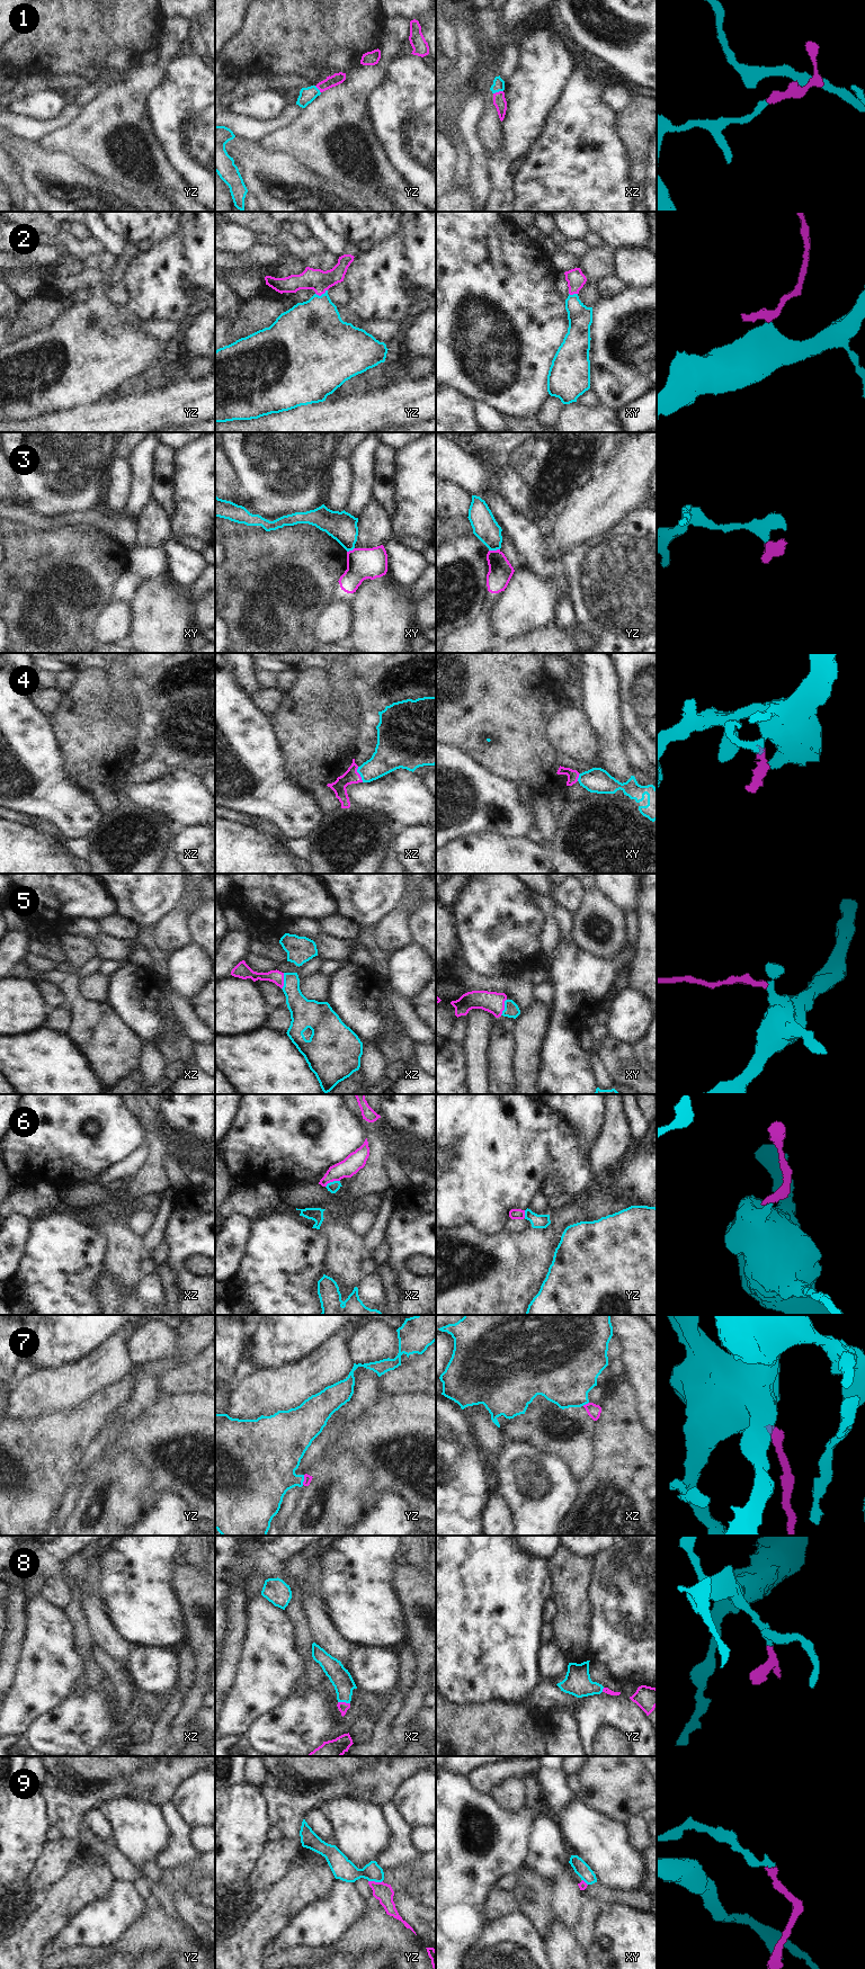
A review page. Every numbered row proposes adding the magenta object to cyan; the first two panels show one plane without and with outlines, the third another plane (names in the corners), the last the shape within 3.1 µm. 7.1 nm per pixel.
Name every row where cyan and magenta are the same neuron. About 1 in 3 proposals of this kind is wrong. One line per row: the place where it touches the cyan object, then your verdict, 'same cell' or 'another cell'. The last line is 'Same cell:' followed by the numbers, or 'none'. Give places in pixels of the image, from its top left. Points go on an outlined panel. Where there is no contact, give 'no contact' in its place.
1: contact xz (498, 91); same cell
2: contact yz (322, 294); same cell
3: contact yz (493, 549); another cell
4: contact xz (359, 773); same cell
5: contact xz (284, 981); same cell
6: contact xz (331, 1182); another cell
7: contact yz (303, 1479); same cell
8: contact xz (344, 1701); same cell
9: contact yz (375, 1881); another cell
Same cell: 1, 2, 4, 5, 7, 8

